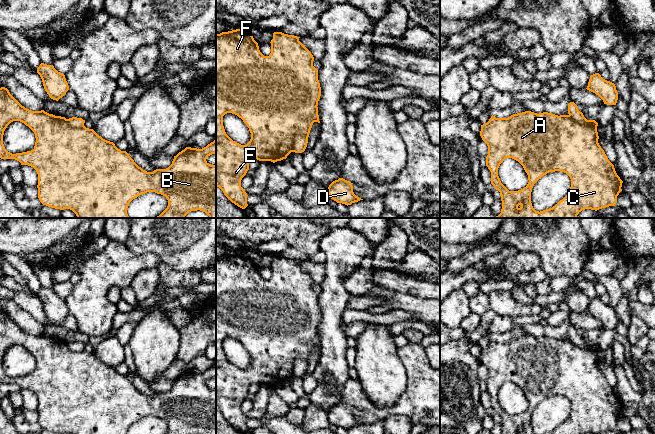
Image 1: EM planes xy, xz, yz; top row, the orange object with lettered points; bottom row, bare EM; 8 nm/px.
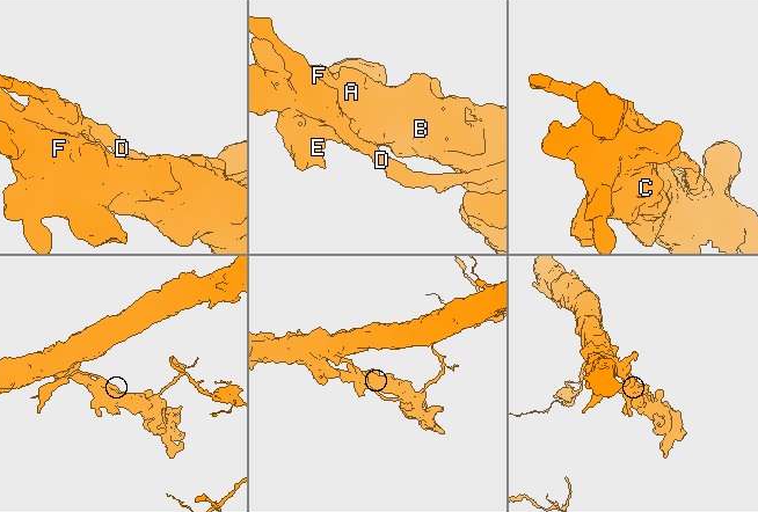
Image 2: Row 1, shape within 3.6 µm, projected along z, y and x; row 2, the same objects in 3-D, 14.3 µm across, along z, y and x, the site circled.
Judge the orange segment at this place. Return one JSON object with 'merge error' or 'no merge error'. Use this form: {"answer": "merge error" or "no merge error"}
{"answer": "merge error"}

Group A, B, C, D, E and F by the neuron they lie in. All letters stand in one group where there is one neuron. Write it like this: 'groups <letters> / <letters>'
groups A B C E F / D

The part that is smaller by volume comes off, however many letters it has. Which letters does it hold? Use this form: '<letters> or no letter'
D

